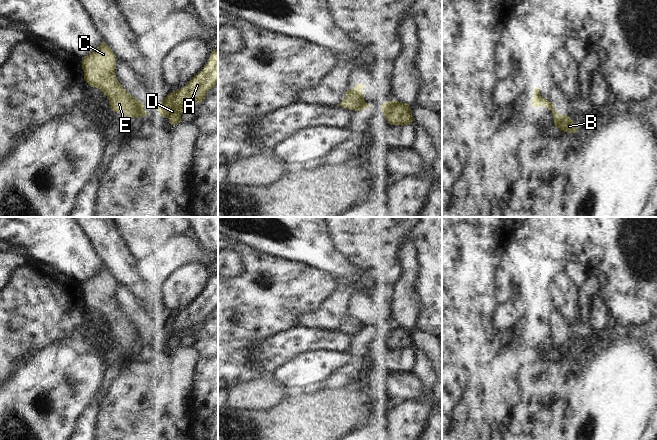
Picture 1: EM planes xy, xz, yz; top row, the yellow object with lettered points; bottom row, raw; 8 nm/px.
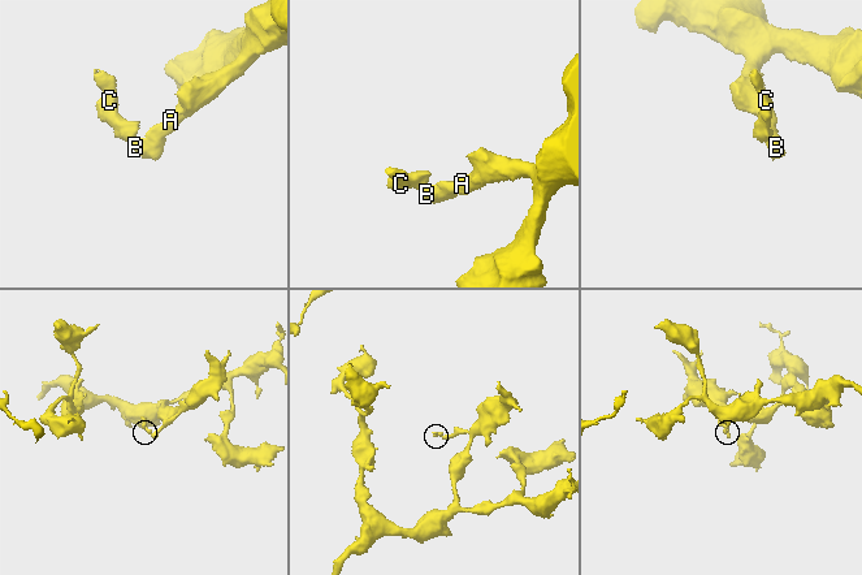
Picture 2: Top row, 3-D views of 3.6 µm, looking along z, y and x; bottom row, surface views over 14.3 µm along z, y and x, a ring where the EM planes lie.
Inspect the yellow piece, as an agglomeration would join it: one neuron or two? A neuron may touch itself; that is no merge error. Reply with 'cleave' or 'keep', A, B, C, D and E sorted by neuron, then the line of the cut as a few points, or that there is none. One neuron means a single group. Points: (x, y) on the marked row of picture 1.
cleave; groups A B D / C E; cut xy (142, 109), (138, 115)

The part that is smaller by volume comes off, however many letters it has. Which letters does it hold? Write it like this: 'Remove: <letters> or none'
Remove: C, E

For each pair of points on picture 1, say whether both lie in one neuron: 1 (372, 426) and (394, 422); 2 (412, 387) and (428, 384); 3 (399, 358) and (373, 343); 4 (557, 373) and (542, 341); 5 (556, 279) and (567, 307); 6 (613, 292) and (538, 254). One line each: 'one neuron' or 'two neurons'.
1: two neurons
2: two neurons
3: one neuron
4: two neurons
5: one neuron
6: one neuron

